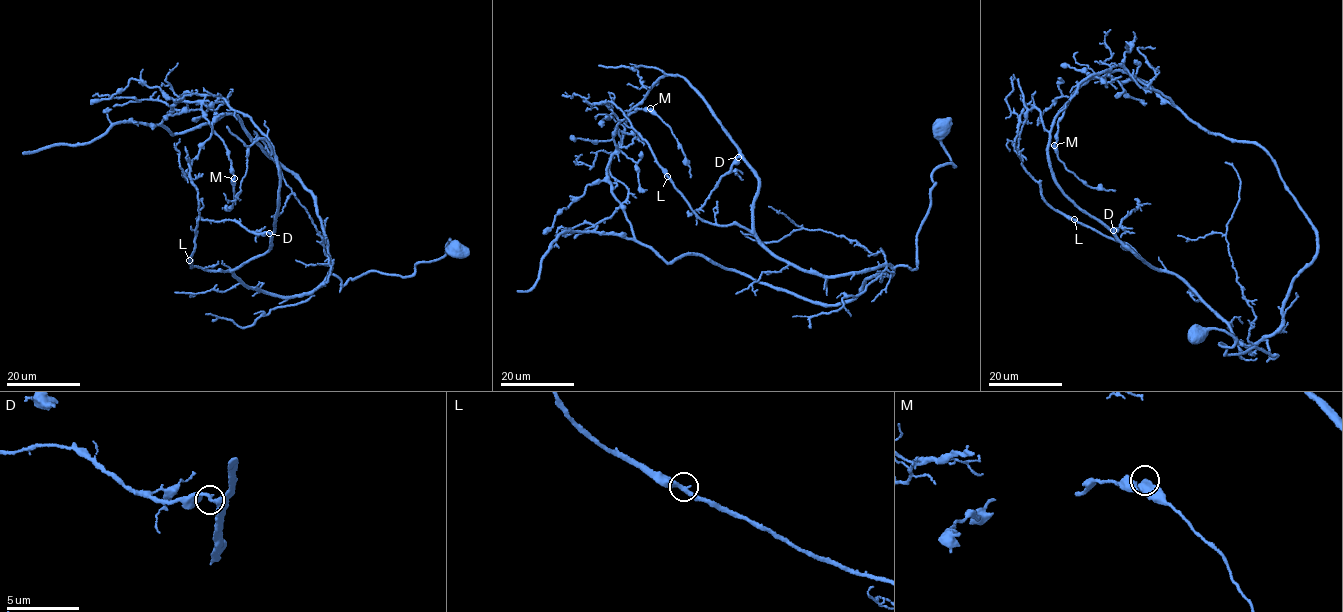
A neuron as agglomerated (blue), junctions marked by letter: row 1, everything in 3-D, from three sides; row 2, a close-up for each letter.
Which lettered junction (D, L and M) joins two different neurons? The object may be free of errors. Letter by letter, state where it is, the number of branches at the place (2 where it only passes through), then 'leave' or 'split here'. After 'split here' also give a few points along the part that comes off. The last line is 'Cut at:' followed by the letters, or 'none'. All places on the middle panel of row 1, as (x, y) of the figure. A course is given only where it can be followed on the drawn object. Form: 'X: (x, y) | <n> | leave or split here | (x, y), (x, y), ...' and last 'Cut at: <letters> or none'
D: (738, 157) | 2 | leave
L: (667, 176) | 2 | leave
M: (650, 108) | 2 | leave
Cut at: none

